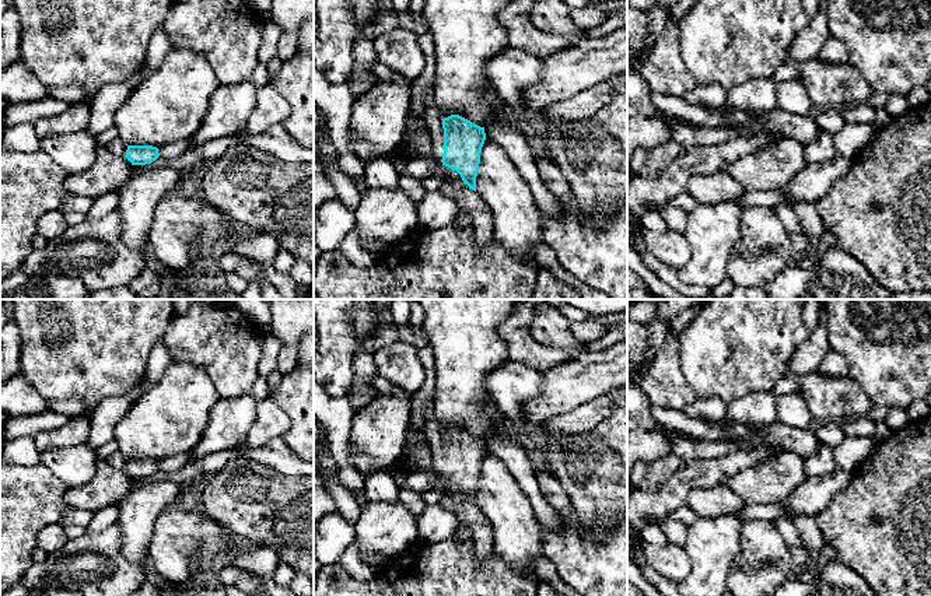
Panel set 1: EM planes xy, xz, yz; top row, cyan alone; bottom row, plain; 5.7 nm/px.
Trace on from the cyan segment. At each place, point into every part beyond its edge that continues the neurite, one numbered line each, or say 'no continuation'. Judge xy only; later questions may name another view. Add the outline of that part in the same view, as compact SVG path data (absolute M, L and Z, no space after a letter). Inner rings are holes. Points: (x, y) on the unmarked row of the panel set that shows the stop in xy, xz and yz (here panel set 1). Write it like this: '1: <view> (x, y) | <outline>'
1: xy (116, 460) | M115 452L112 453L106 462L116 470L120 470L123 471L126 469L126 463L127 463L127 459L120 453L120 452Z

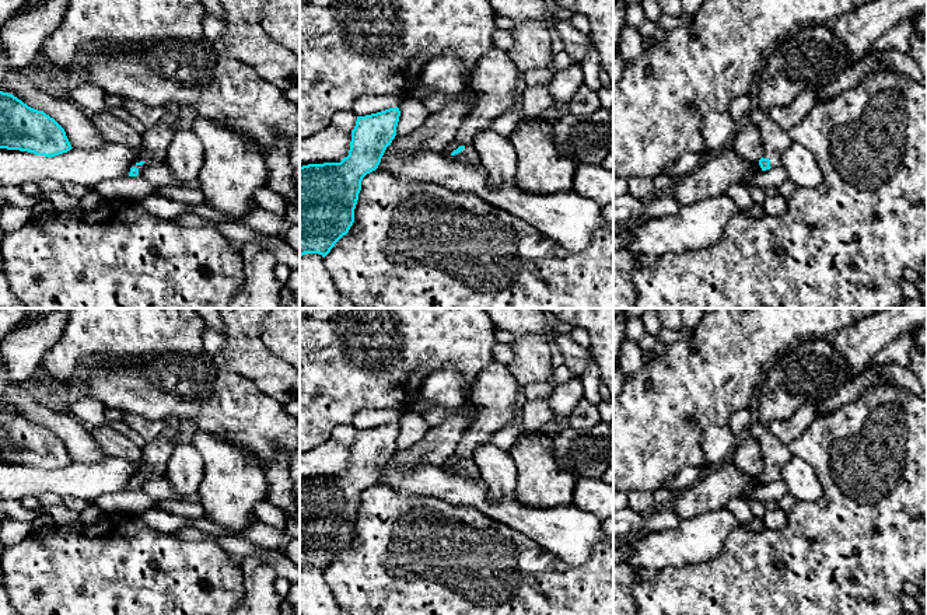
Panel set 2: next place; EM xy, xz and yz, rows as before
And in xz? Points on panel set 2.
1: xz (469, 470) | M472 458L465 459L465 462L461 467L452 469L452 472L466 479L480 479L479 467Z

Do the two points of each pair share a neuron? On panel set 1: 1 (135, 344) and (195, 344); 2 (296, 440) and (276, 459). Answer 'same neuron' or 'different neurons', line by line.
1: different neurons
2: different neurons

